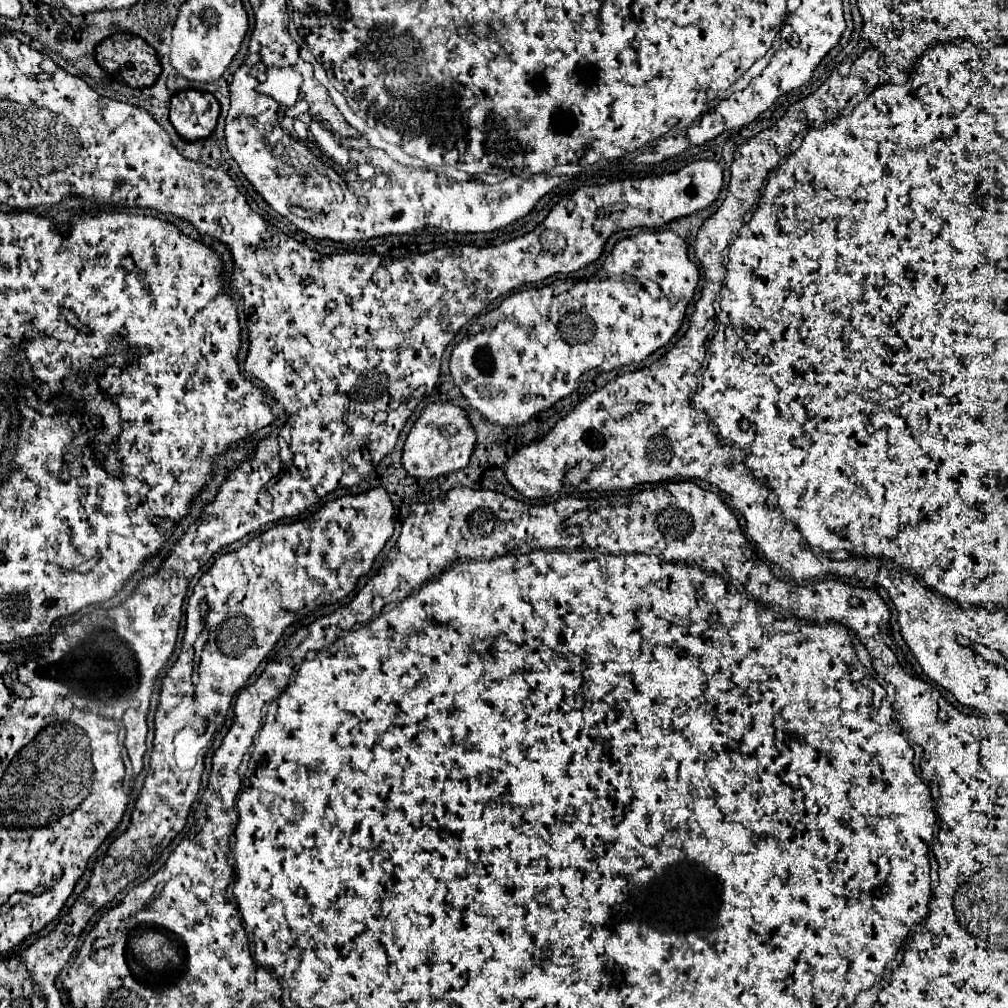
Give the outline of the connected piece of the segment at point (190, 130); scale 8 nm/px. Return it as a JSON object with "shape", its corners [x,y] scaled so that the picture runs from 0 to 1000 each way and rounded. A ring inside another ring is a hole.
{"shape":[[[185,88],[171,94],[169,120],[183,138],[204,138],[212,130],[216,114],[218,102],[210,92]]]}

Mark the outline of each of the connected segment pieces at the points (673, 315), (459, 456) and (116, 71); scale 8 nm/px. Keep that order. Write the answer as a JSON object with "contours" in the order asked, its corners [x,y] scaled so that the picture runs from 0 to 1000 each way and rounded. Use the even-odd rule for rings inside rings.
{"contours":[[[[635,229],[633,233],[629,235],[623,235],[623,237],[617,237],[611,241],[609,249],[601,255],[599,263],[597,263],[597,269],[593,275],[585,275],[581,279],[575,279],[569,287],[558,291],[558,293],[552,293],[552,289],[542,283],[542,285],[534,285],[534,287],[522,287],[522,289],[514,289],[506,295],[502,295],[492,307],[484,309],[482,313],[474,314],[474,318],[466,324],[466,330],[450,344],[448,348],[448,356],[446,356],[446,368],[448,368],[448,374],[450,374],[450,380],[456,384],[458,392],[462,394],[464,402],[474,406],[484,418],[488,420],[496,420],[496,422],[518,422],[522,420],[528,412],[536,410],[536,408],[542,408],[546,406],[552,398],[563,394],[569,386],[571,386],[571,378],[575,376],[575,372],[583,370],[583,368],[593,368],[593,370],[599,370],[599,368],[607,368],[611,364],[617,364],[617,362],[625,362],[625,360],[635,360],[639,358],[645,350],[649,350],[651,346],[659,344],[667,332],[675,326],[677,318],[679,318],[679,311],[681,311],[681,299],[675,299],[675,301],[665,301],[663,297],[667,293],[677,293],[677,297],[685,297],[685,293],[688,293],[688,287],[692,283],[692,277],[694,277],[694,271],[690,267],[690,263],[683,257],[683,247],[681,247],[681,241],[677,235],[673,235],[671,231],[667,229]],[[645,277],[649,281],[653,281],[653,285],[657,287],[657,297],[649,297],[641,285],[639,285],[639,279]]],[[[431,400],[419,408],[415,418],[407,426],[407,432],[401,439],[399,459],[405,471],[415,475],[431,475],[460,465],[466,457],[470,441],[472,441],[472,428],[462,408],[448,400]]],[[[115,33],[95,47],[97,64],[129,86],[149,86],[161,66],[153,47],[131,33]]]]}

